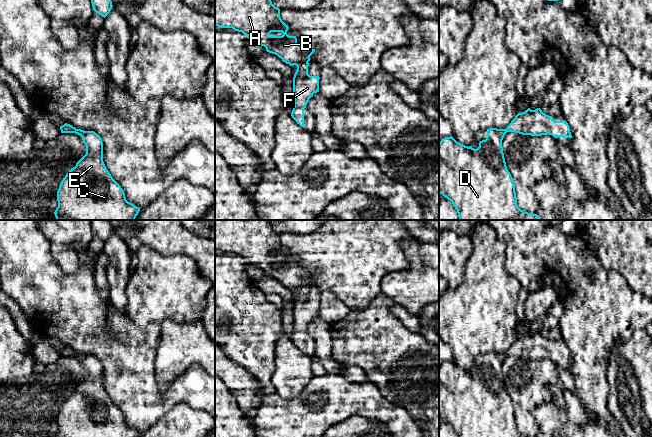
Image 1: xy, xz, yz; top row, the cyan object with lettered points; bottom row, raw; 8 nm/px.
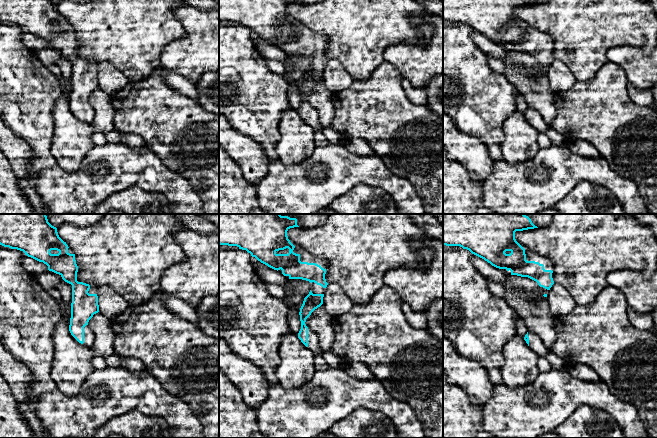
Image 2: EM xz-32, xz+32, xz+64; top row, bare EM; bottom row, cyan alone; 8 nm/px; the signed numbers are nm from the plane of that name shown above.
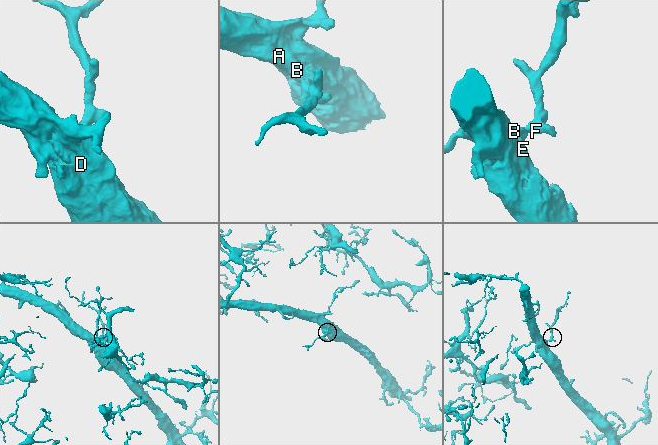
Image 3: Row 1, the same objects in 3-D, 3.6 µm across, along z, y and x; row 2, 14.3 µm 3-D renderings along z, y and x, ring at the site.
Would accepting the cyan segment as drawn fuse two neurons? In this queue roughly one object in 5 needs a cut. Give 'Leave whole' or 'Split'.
Leave whole

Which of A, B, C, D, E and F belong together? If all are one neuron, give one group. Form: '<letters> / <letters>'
A B C D E F

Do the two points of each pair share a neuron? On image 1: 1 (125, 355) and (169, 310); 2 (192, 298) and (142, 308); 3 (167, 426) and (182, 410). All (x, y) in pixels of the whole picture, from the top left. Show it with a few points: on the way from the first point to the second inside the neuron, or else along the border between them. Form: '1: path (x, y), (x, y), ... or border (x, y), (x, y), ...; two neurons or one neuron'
1: border (133, 321), (138, 325), (160, 325); two neurons
2: path (180, 298), (154, 298); one neuron
3: path (171, 422), (179, 414); one neuron

